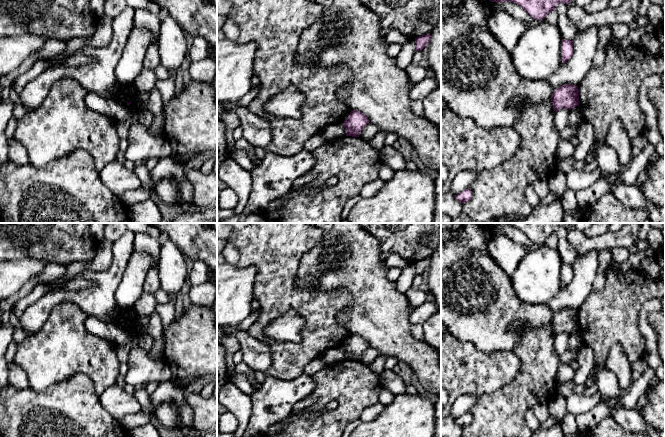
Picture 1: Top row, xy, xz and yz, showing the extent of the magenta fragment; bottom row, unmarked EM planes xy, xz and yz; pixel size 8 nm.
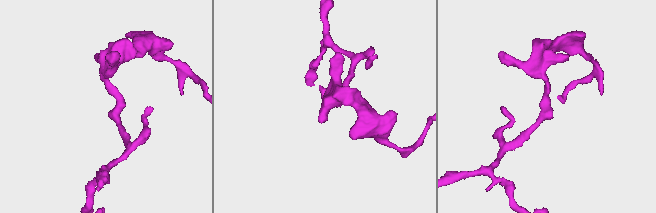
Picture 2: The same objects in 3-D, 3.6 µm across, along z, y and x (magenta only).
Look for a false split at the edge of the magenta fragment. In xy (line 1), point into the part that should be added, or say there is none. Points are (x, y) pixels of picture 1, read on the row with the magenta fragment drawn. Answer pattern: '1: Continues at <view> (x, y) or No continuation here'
1: No continuation here

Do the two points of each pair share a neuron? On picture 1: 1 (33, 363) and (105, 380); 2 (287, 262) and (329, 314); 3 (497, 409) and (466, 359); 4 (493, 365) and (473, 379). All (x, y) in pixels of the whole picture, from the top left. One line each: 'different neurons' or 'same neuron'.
1: same neuron
2: same neuron
3: different neurons
4: same neuron

